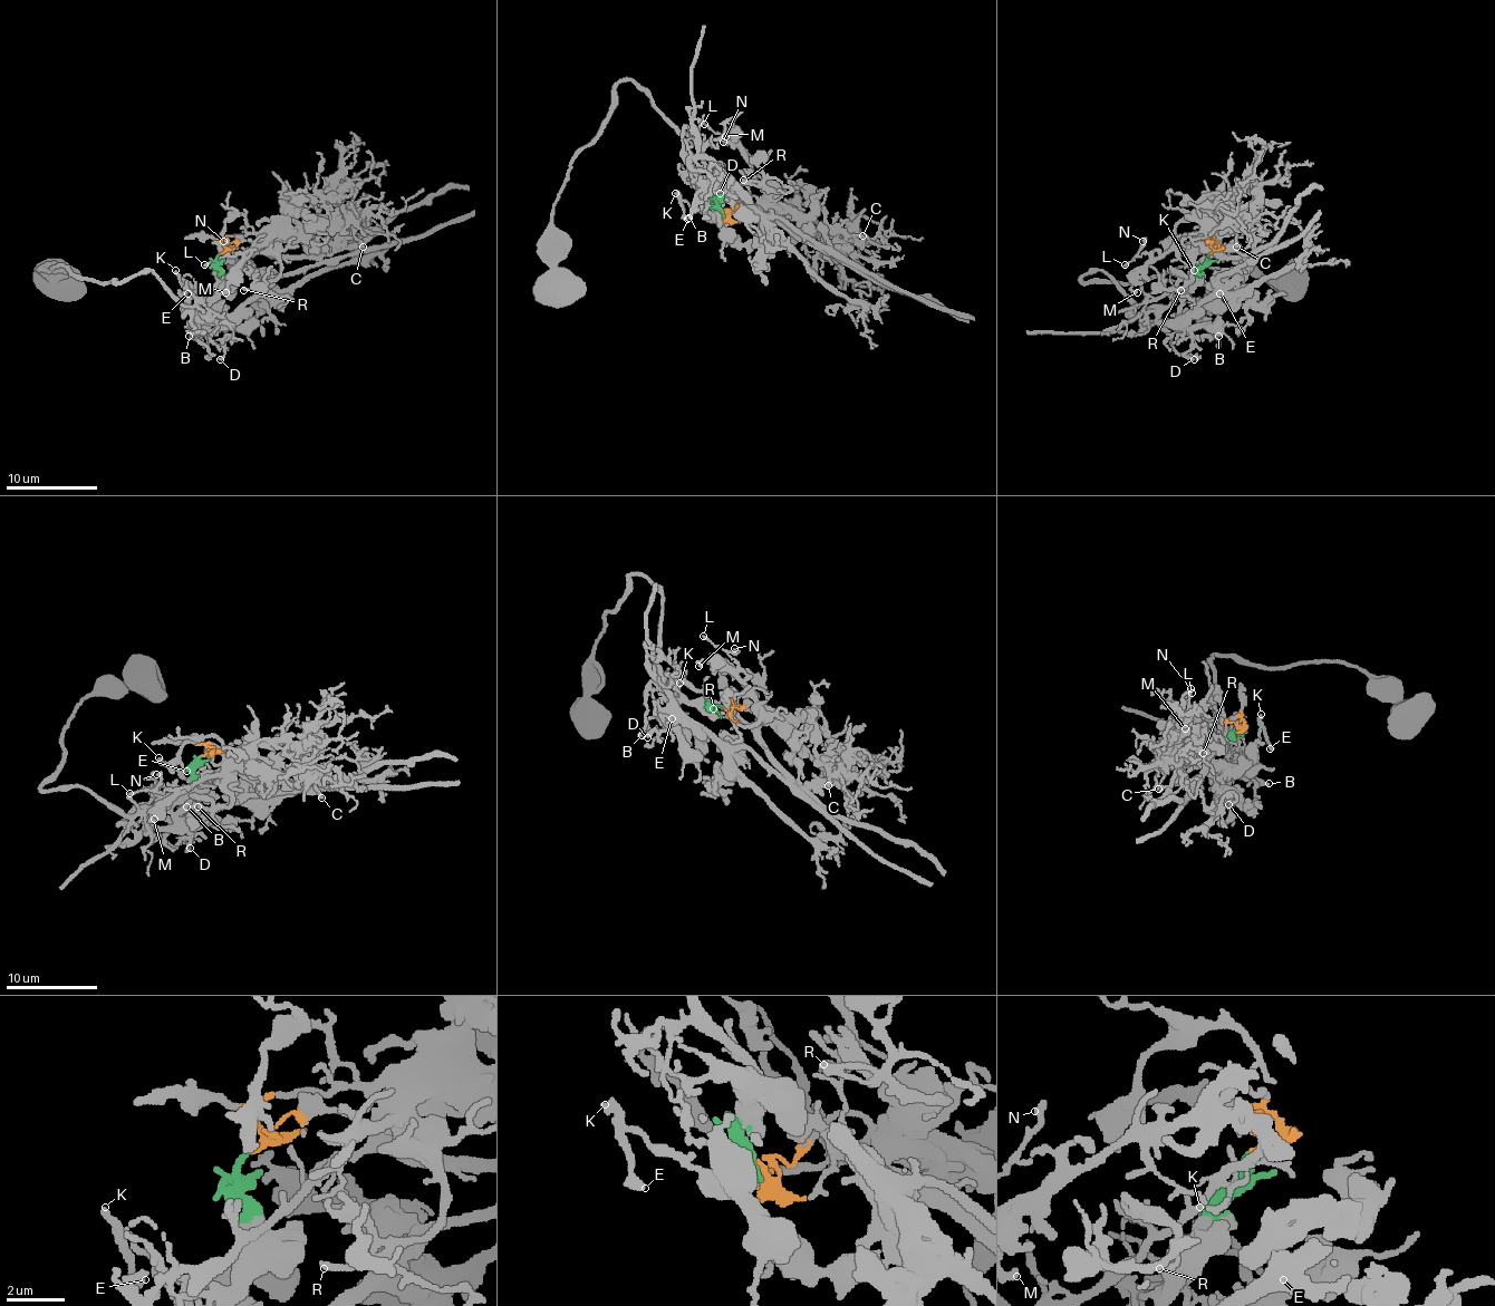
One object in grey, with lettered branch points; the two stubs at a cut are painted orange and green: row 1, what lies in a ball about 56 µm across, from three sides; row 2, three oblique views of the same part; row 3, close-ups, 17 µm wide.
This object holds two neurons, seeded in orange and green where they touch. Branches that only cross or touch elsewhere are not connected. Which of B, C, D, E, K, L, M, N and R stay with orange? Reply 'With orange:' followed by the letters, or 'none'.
With orange: C, L, M, N, R

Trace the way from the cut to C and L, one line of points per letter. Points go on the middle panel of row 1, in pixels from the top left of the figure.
C: (720, 209), (731, 209), (750, 195), (770, 197), (818, 243), (840, 243), (849, 236), (864, 236)
L: (720, 209), (736, 209), (750, 195), (759, 197), (765, 189), (739, 143), (704, 123)

